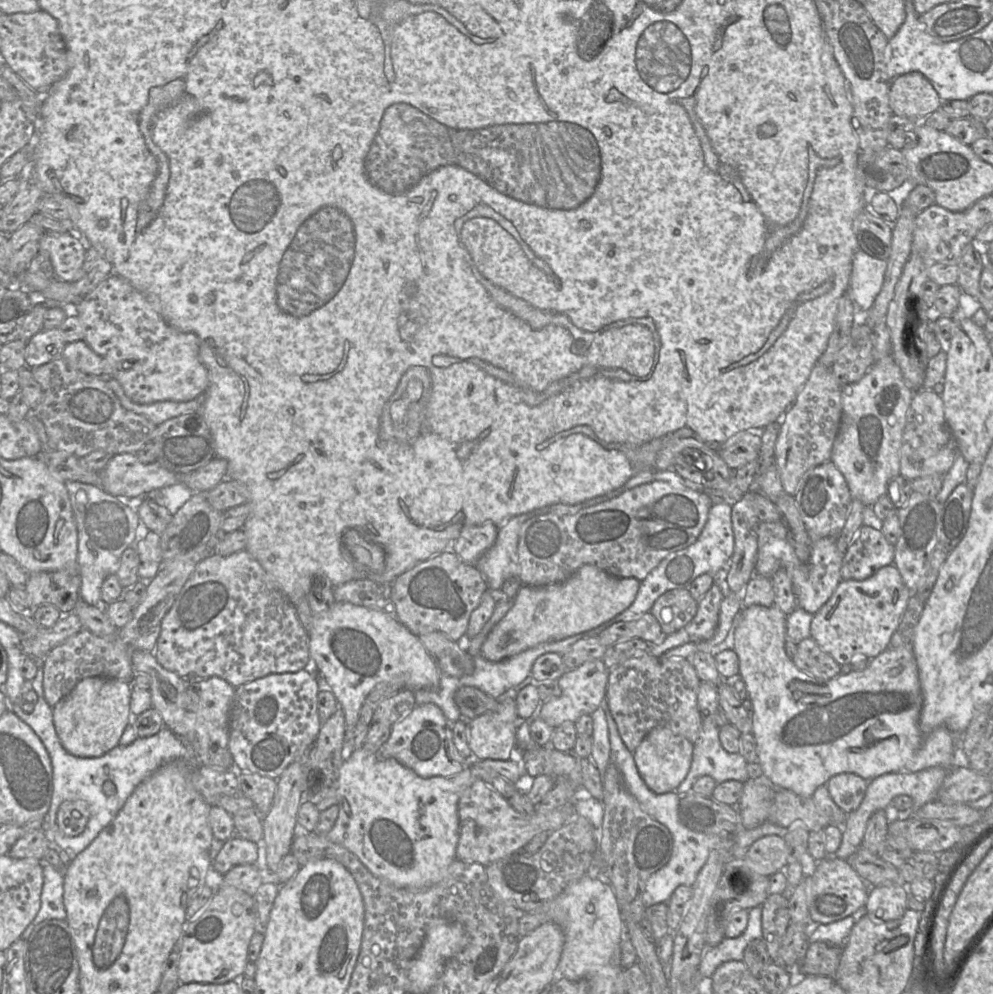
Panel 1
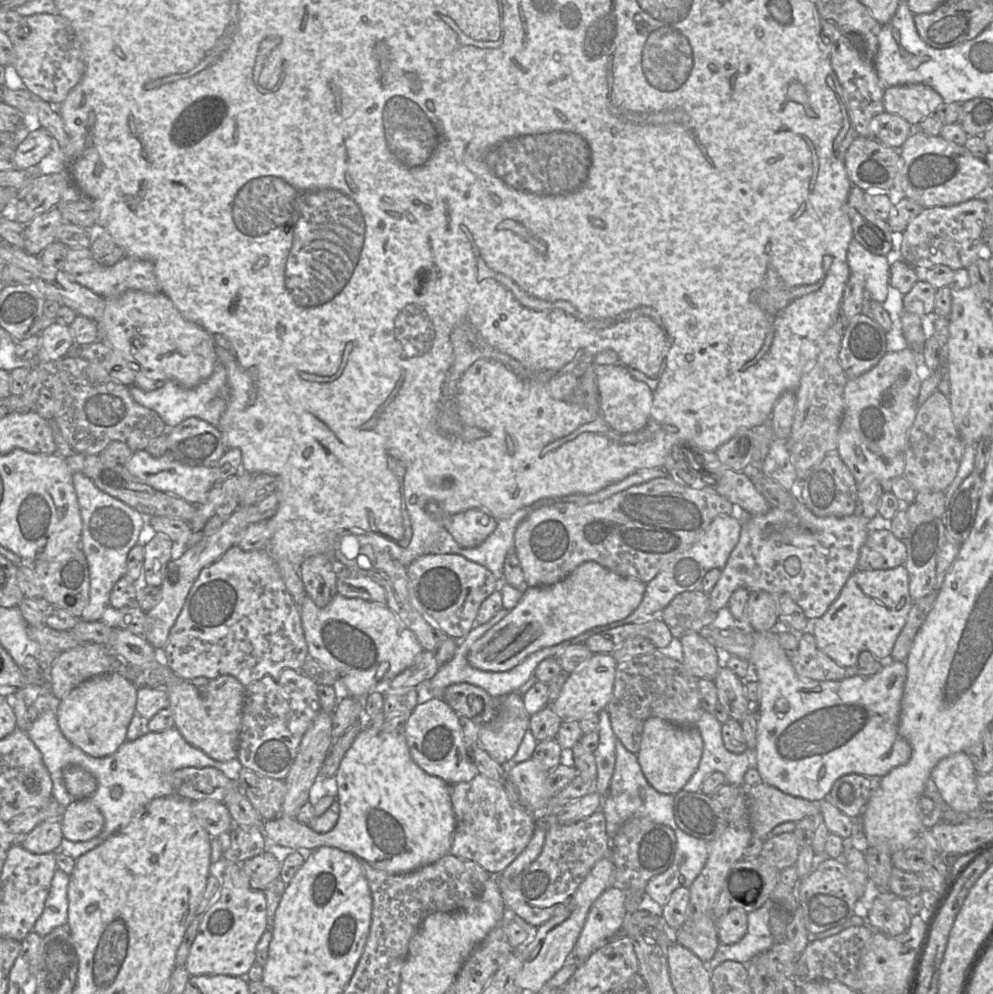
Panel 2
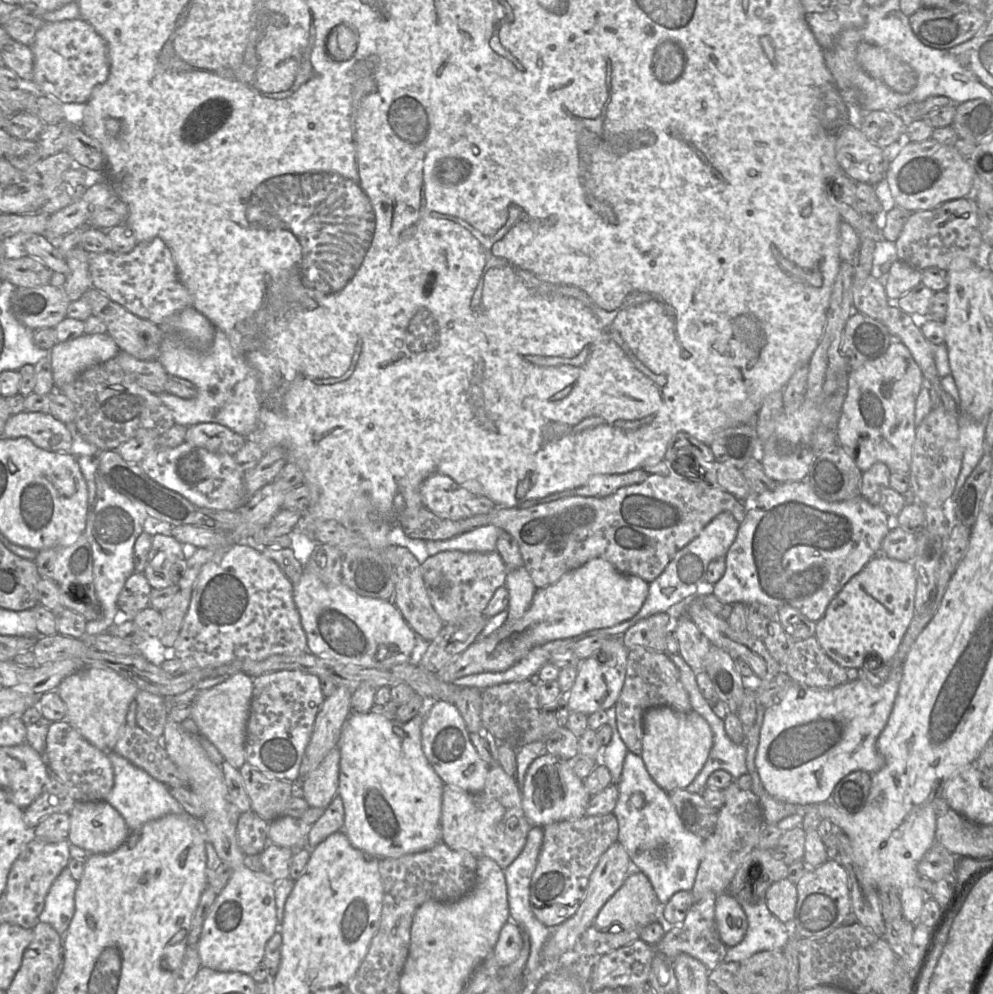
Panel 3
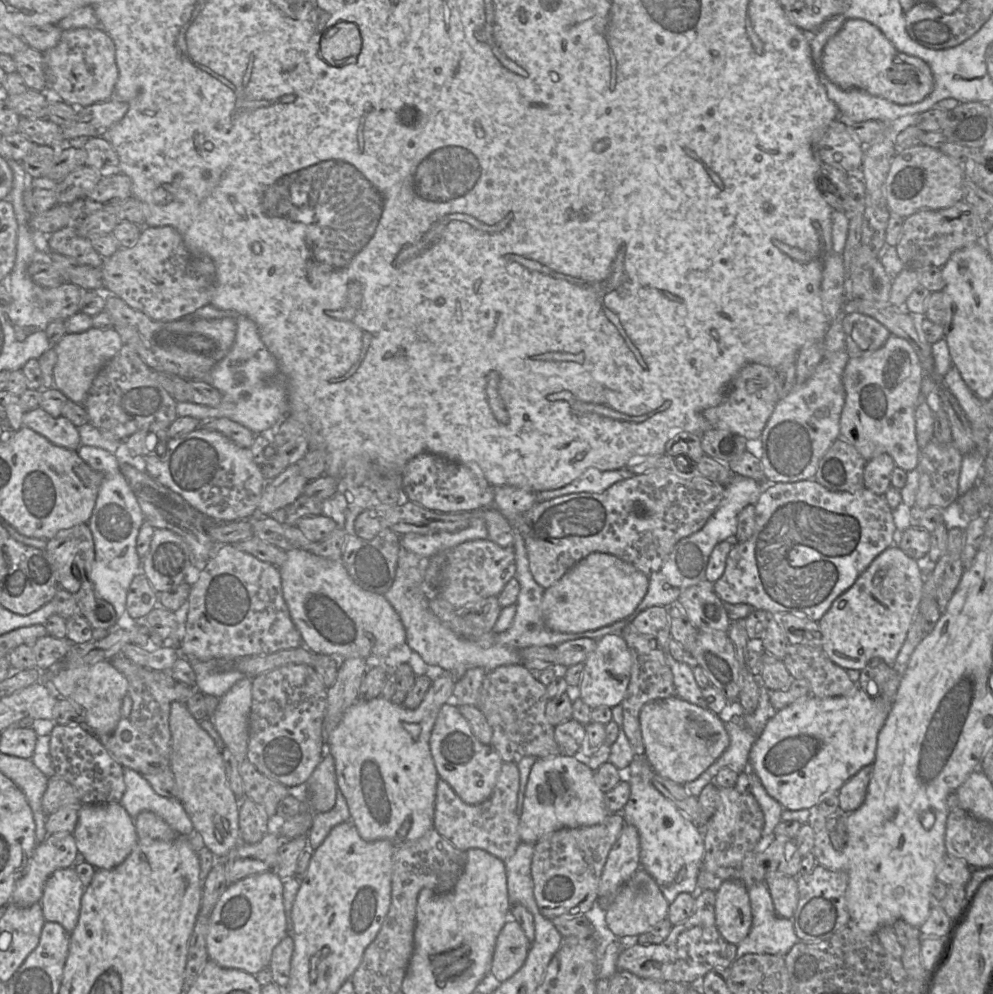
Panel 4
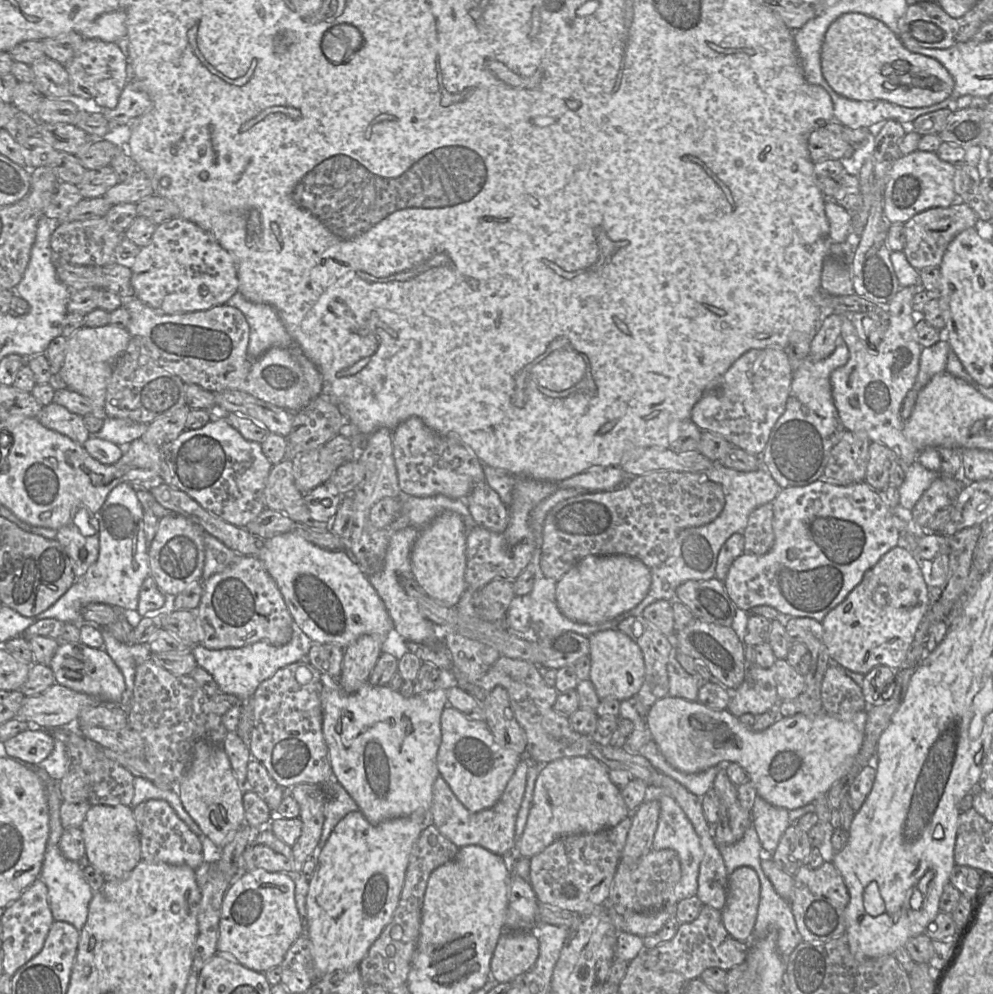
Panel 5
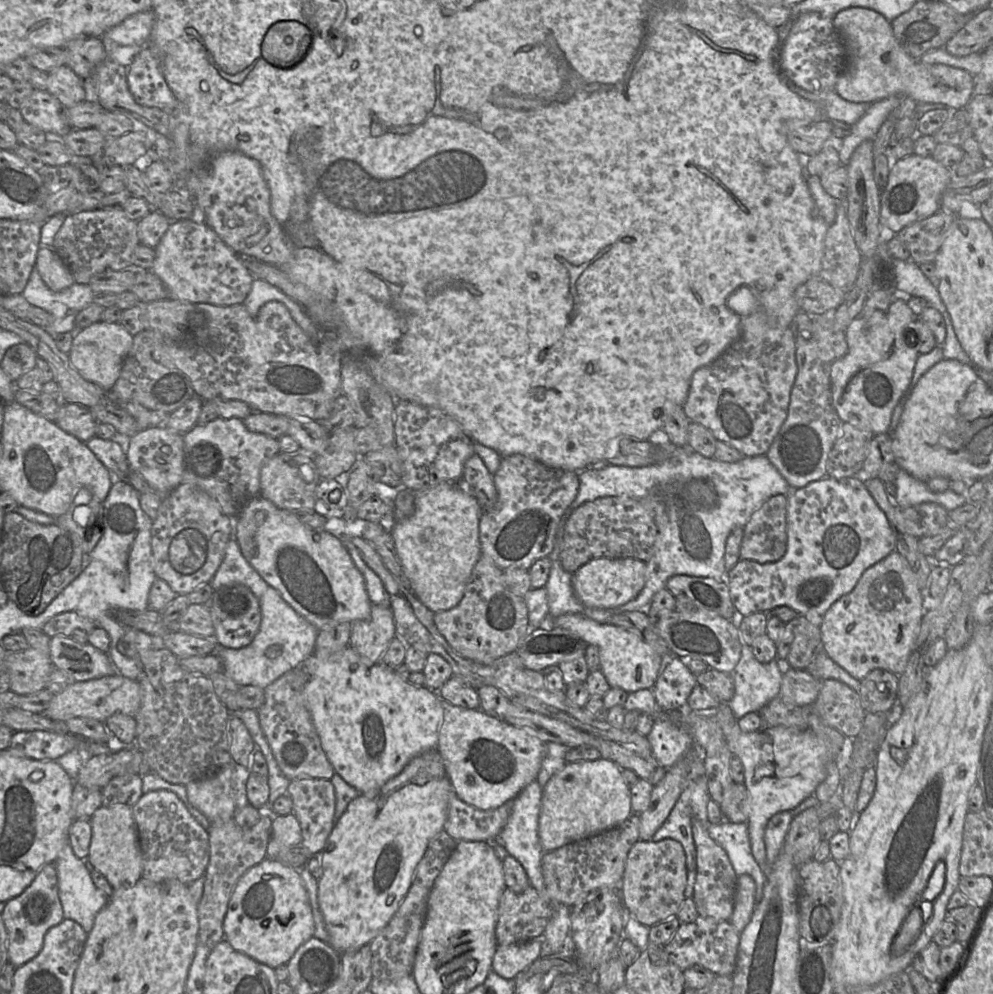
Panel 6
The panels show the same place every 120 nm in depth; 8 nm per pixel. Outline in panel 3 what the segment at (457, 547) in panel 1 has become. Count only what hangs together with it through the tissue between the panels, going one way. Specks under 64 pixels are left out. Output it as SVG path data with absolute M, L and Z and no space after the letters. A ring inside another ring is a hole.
M434 473L420 486L423 505L438 517L453 521L489 513L496 506L488 497L463 487L451 477Z

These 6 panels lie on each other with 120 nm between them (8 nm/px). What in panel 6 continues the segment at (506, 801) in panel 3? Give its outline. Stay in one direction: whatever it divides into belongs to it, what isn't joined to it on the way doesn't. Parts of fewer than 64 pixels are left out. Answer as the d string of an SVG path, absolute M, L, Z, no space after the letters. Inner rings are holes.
M454 789L448 798L444 831L458 841L492 842L507 823L513 800L493 810L479 810L458 798Z

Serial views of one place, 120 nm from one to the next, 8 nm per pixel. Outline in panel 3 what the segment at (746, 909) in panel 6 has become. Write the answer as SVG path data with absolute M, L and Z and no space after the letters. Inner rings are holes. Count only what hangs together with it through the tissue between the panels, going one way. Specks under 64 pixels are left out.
M722 892L716 897L715 922L719 937L727 947L739 944L748 928L744 910L729 892Z

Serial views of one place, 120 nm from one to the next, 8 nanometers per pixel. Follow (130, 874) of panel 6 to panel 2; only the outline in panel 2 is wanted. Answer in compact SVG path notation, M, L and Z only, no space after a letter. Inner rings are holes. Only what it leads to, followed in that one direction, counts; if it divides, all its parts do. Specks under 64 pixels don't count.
M90 798L73 800L61 820L64 838L74 842L97 837L103 831L104 824L104 816Z

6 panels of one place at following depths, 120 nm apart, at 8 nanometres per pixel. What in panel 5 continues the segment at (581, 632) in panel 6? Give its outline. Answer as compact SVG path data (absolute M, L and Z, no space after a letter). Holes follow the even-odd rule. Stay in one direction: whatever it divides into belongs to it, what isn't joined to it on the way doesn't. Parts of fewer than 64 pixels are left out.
M618 629L594 633L588 637L591 668L589 680L600 700L615 698L619 701L633 697L641 688L645 676L645 664L640 647Z

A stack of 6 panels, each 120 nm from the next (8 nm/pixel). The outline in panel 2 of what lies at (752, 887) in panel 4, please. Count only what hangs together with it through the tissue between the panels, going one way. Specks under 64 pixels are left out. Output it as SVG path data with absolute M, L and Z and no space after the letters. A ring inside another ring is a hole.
M772 901L747 913L748 926L745 936L737 943L725 945L720 943L713 958L704 962L712 971L725 961L737 961L747 965L756 955L767 952L777 942L769 927Z

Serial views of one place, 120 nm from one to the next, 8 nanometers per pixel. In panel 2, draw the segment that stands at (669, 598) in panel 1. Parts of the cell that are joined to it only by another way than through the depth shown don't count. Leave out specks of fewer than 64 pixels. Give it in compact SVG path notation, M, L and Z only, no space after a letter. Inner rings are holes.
M700 589L676 595L660 612L659 618L668 626L672 636L680 639L689 633L699 633L717 616L710 605L708 593Z

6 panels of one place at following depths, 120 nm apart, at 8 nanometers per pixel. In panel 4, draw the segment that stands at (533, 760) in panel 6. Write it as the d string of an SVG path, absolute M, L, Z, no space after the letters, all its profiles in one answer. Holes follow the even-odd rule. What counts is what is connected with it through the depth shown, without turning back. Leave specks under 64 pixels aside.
M453 701L441 707L429 744L439 777L446 781L465 803L478 804L490 797L503 761L491 744L483 744L475 737L468 721Z

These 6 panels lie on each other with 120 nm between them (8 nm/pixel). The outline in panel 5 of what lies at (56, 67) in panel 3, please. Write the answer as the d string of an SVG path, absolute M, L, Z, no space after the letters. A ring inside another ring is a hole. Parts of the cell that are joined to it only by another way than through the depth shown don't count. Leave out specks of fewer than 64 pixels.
M84 39L73 59L63 66L69 75L71 95L92 99L102 109L117 106L120 94L130 79L127 58L119 44L98 39Z

